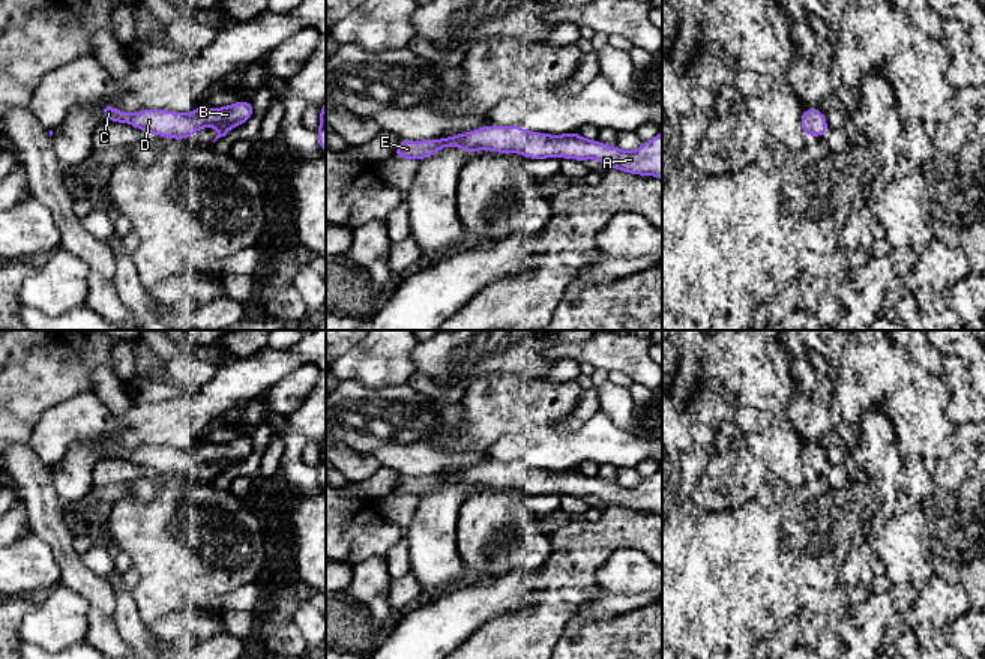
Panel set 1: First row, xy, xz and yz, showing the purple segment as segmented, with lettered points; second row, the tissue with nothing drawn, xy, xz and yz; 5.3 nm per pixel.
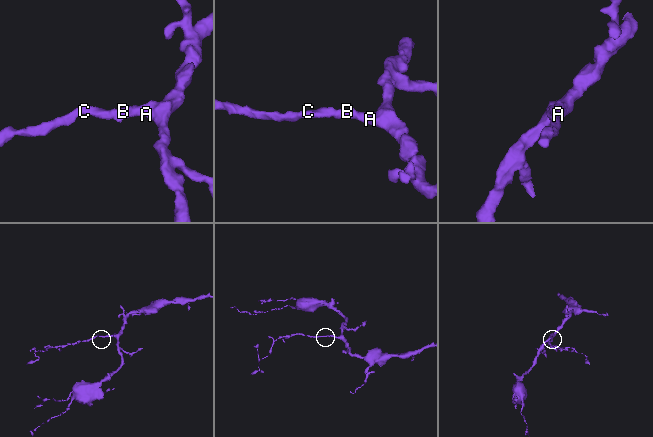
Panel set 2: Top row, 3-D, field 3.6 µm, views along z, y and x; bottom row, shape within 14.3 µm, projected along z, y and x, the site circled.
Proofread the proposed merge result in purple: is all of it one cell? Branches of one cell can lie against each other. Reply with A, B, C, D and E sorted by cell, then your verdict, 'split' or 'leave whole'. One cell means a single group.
groups A B C D E; leave whole

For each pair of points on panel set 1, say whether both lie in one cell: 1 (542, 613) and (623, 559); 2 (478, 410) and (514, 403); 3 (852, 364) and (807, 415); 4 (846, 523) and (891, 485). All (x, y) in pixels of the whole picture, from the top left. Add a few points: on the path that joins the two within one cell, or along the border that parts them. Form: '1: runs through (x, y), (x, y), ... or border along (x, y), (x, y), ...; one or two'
1: border along (616, 550), (595, 572), (595, 584), (602, 592); two
2: runs through (487, 410), (505, 403); one
3: border along (829, 407), (835, 418); two
4: runs through (856, 512), (880, 488); one

